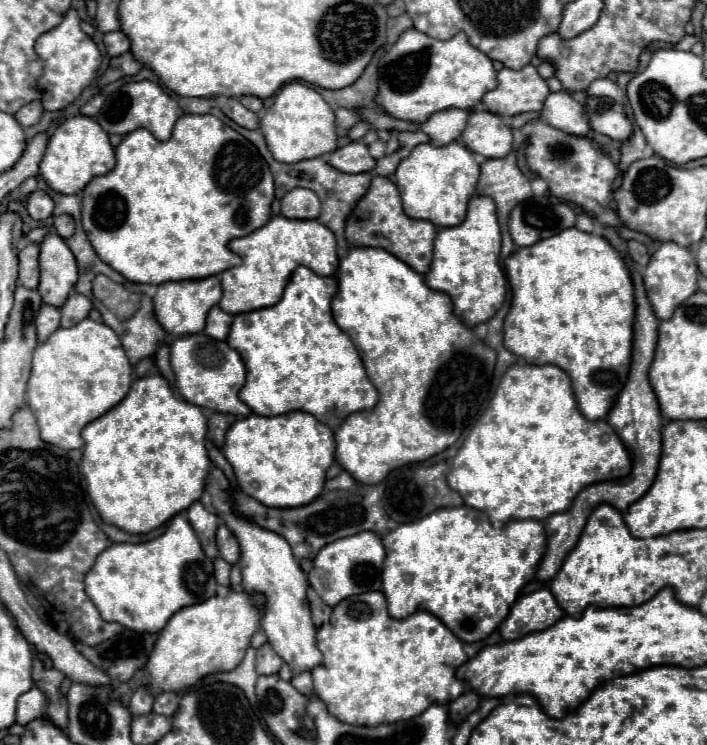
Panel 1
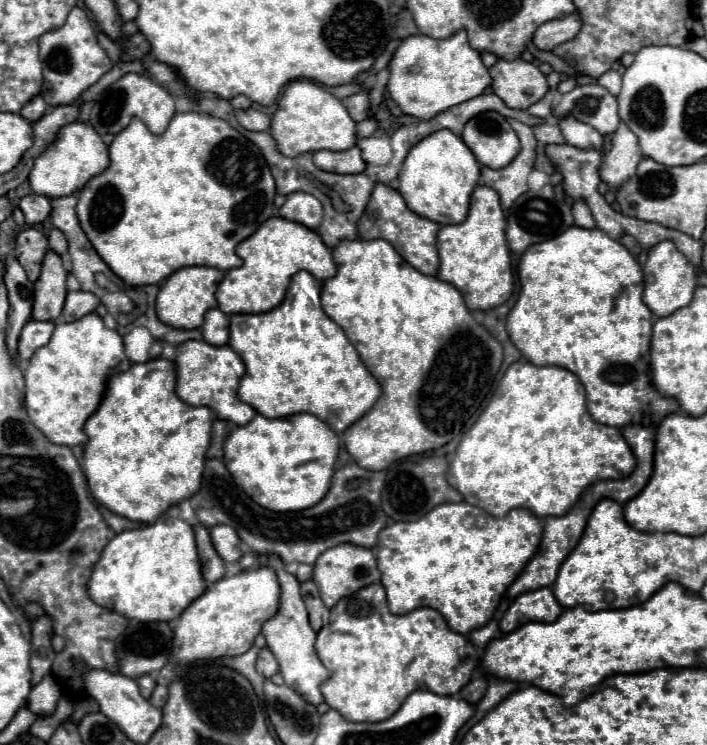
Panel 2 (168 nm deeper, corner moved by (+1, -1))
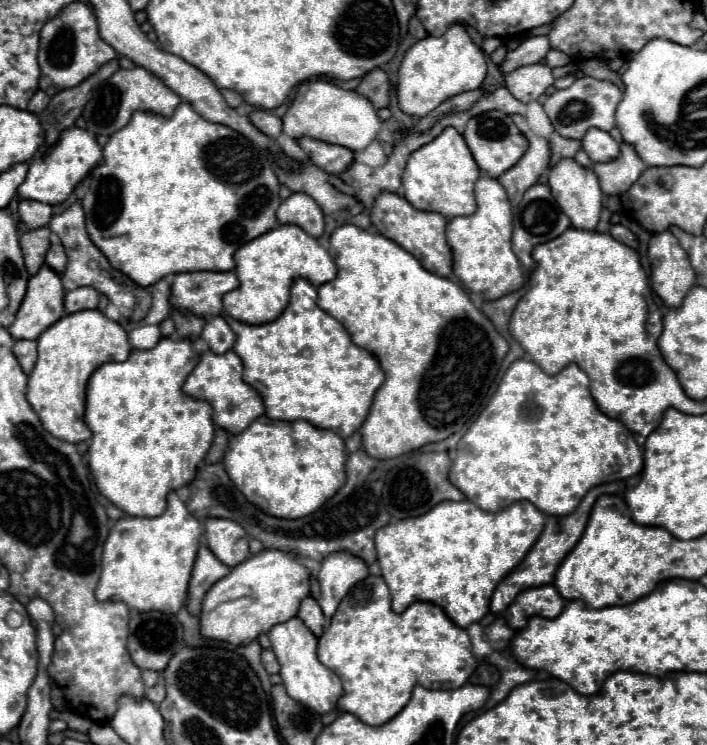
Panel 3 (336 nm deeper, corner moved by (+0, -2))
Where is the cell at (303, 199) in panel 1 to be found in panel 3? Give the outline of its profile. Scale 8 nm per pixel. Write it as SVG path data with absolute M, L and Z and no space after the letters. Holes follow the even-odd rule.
M292 193L286 201L280 203L276 217L280 223L300 225L312 237L320 237L324 233L322 209L306 193Z

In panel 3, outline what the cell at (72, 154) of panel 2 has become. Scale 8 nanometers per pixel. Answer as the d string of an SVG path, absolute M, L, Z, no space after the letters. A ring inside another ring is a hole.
M72 127L66 129L64 133L60 133L58 143L50 149L50 153L46 153L42 159L40 155L32 159L26 181L18 187L18 193L22 199L32 199L32 201L40 201L40 203L48 203L48 205L58 205L62 201L66 201L70 197L70 193L74 191L74 187L94 169L102 163L102 147L98 145L98 141L80 127Z

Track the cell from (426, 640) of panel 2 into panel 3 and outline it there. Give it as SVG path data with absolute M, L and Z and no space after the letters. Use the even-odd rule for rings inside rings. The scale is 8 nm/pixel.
M374 575L354 585L346 599L340 601L328 631L318 639L318 659L342 681L344 695L338 699L338 709L356 715L366 725L384 725L390 721L410 701L412 689L416 685L426 689L462 687L478 665L466 631L456 627L438 605L416 601L412 607L408 607L408 611L394 613L390 607L390 591L384 579Z

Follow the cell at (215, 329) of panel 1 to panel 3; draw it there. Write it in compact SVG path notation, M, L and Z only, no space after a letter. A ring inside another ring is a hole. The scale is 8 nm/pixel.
M210 317L204 325L202 331L202 339L210 345L210 351L214 353L226 353L232 349L236 335L232 333L232 329L228 327L228 323L224 321L224 317Z

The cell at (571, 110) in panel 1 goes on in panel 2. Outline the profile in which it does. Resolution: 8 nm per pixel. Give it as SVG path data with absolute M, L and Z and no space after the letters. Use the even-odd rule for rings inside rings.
M567 116L567 118L559 120L557 124L561 126L561 132L569 146L575 146L579 150L603 152L605 138L603 138L603 134L595 132L595 128L591 128L589 124L583 124L583 122L575 120L573 116Z

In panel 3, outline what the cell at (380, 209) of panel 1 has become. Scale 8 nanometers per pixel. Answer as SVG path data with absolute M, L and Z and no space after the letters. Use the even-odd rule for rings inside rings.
M382 193L376 203L372 205L370 213L374 229L384 235L386 239L392 239L398 243L402 249L406 249L410 255L414 255L422 267L434 275L440 277L450 277L452 275L452 253L446 243L446 219L440 213L430 213L430 211L418 211L414 209L404 197L396 193Z

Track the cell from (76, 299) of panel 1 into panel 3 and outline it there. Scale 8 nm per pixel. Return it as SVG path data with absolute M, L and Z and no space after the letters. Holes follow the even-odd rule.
M78 287L70 293L66 293L64 299L64 307L66 313L76 313L76 311L84 311L84 309L96 309L100 301L100 293L92 287Z

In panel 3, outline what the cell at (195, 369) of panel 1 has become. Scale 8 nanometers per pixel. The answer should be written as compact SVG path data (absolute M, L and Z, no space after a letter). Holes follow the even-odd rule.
M204 351L200 355L200 361L196 369L188 375L184 383L184 393L192 399L208 401L214 409L214 423L218 423L228 433L240 433L244 431L256 417L264 415L264 405L260 401L260 395L242 381L242 361L234 351L226 351L222 355L216 355L212 351Z

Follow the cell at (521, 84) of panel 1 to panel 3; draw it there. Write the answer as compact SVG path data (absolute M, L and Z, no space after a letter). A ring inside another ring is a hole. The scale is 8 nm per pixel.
M544 63L524 65L504 75L504 87L522 103L540 99L552 83L552 71Z

